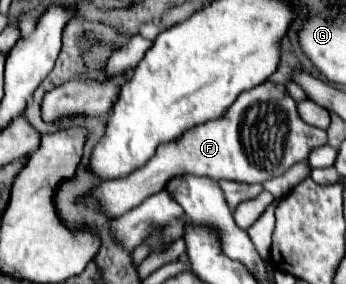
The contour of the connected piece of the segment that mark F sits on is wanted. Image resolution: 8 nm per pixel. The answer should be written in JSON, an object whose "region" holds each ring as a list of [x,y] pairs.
{"region":[[[266,81],[254,89],[244,91],[220,119],[206,121],[186,131],[182,139],[158,147],[156,155],[144,167],[132,171],[126,177],[102,181],[88,195],[80,197],[78,203],[98,209],[108,219],[114,219],[142,203],[146,197],[162,191],[164,183],[168,183],[174,175],[196,173],[240,183],[264,183],[266,179],[284,175],[294,163],[306,161],[308,153],[320,145],[326,145],[326,131],[300,119],[296,101],[286,93],[284,85]]]}

